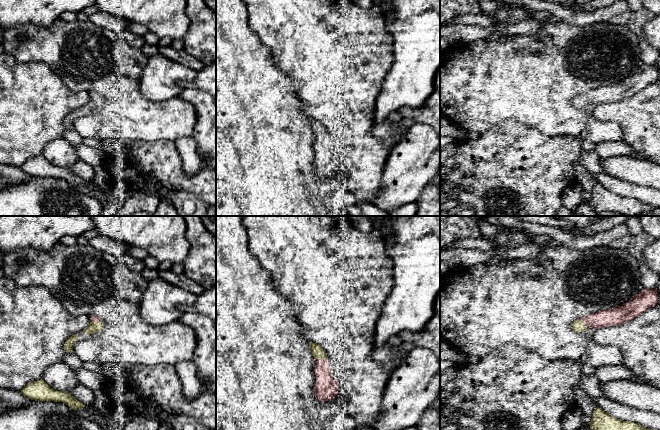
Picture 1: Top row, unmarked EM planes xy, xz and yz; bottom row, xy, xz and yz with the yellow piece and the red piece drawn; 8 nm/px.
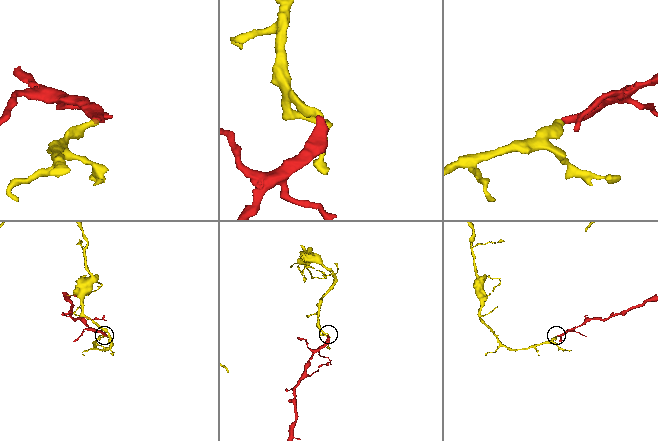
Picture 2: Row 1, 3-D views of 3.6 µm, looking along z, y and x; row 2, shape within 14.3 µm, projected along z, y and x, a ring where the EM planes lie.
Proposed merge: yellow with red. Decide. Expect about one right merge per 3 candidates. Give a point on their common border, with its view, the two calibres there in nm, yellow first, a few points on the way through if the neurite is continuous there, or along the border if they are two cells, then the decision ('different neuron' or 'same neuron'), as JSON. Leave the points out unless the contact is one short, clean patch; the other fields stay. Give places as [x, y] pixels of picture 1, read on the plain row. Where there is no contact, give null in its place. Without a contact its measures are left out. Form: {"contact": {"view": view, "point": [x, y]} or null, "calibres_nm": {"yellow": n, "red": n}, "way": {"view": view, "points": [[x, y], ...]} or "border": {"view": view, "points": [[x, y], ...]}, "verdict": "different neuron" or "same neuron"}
{"contact": {"view": "xz", "point": [320, 134]}, "calibres_nm": {"yellow": 100, "red": 190}, "way": {"view": "xz", "points": [[317, 128], [320, 134], [325, 164]]}, "verdict": "same neuron"}

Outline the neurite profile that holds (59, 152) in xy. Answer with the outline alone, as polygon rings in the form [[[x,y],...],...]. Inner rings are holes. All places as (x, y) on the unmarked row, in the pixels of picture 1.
[[[64,137],[49,142],[44,147],[42,156],[51,164],[64,168],[68,168],[80,160],[76,148]]]

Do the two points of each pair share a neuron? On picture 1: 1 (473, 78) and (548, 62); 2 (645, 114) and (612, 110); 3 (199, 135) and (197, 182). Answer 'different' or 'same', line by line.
1: same
2: same
3: different

